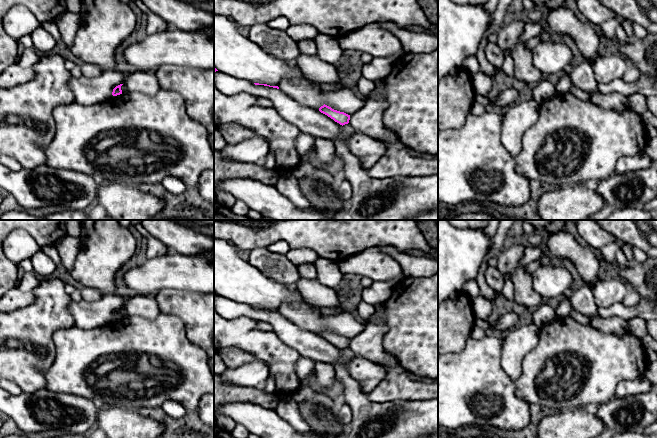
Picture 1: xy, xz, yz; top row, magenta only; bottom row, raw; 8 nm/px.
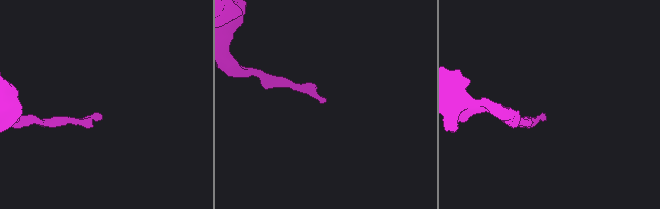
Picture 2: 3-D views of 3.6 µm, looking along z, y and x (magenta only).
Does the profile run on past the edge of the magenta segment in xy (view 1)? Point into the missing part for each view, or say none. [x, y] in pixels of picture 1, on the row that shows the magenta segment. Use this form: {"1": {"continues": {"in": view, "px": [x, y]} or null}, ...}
{"1": {"continues": null}}

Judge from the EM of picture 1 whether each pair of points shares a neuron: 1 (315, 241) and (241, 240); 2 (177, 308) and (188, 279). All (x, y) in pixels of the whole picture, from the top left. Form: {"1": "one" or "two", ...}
{"1": "one", "2": "two"}

